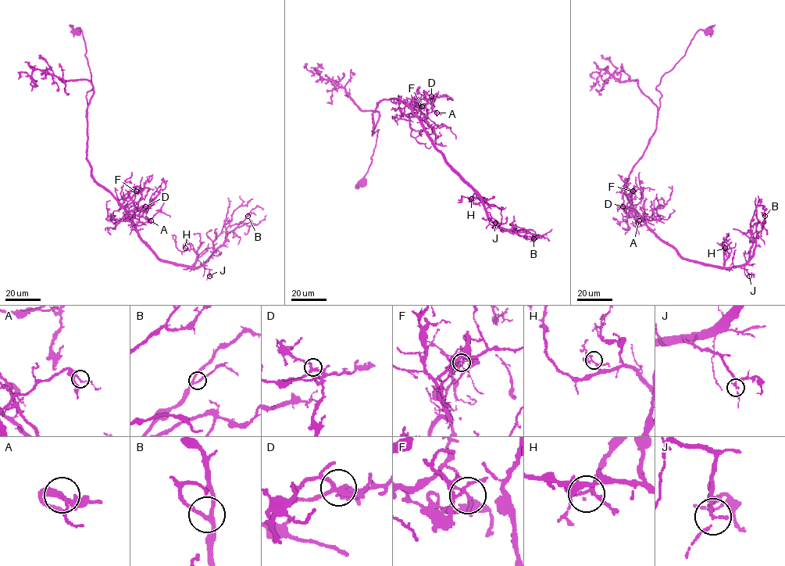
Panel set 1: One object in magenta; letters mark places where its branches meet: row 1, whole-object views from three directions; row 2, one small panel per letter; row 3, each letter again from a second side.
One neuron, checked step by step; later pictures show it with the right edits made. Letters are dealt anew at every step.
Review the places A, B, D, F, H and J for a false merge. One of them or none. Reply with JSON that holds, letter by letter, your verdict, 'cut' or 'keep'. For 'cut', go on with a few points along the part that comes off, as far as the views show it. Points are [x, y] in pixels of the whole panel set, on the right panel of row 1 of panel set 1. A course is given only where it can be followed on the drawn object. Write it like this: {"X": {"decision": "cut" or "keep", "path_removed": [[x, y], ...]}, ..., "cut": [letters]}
{"A": {"decision": "keep"}, "B": {"decision": "keep"}, "D": {"decision": "keep"}, "F": {"decision": "cut", "path_removed": [[633, 191], [627, 213], [623, 206], [621, 191], [625, 181], [622, 187]]}, "H": {"decision": "keep"}, "J": {"decision": "keep"}, "cut": ["F"]}

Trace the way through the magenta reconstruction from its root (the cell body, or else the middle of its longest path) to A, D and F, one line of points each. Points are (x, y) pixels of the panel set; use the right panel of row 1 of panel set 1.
A: (708, 31), (696, 33), (656, 87), (661, 95), (656, 130), (626, 184), (626, 196), (644, 224), (639, 220)
D: (708, 31), (696, 33), (685, 55), (656, 87), (661, 95), (656, 130), (626, 184), (629, 211), (622, 206)
F: (708, 31), (696, 33), (685, 55), (656, 87), (661, 95), (656, 130), (626, 184), (631, 205), (633, 191)

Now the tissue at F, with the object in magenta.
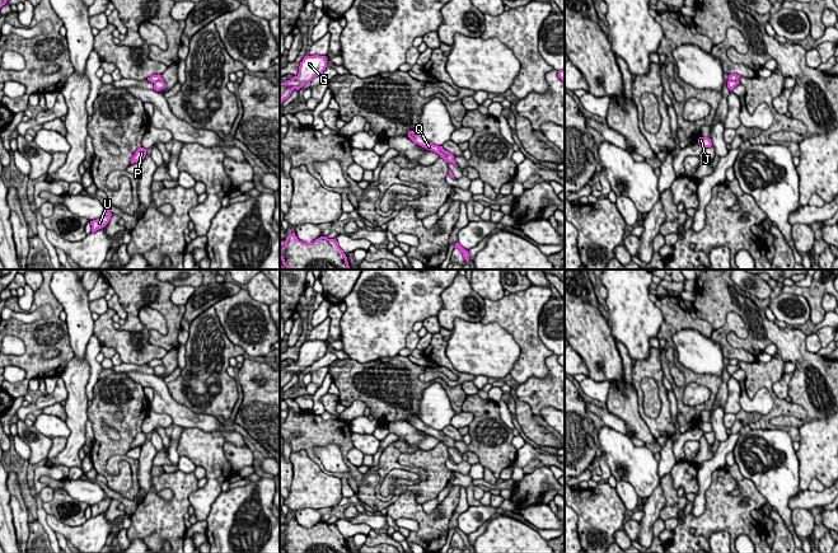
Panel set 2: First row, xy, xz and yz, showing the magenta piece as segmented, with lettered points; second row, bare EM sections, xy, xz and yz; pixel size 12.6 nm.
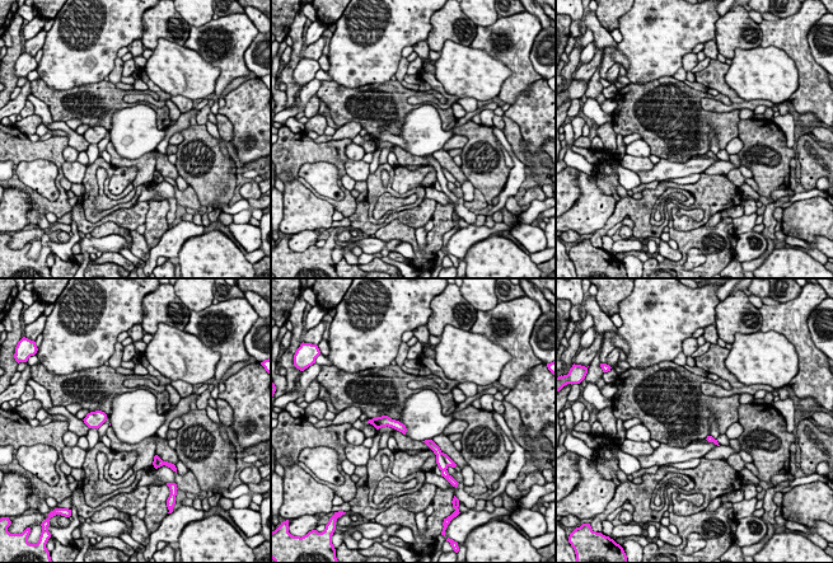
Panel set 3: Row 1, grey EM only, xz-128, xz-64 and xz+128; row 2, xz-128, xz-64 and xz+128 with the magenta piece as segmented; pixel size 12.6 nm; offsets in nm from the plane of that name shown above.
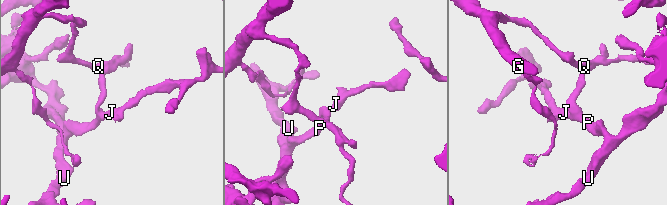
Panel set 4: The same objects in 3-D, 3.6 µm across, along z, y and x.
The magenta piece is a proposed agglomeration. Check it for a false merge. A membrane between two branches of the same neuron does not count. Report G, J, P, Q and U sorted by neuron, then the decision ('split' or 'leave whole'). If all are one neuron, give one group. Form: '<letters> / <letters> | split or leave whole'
G Q / J P U | split

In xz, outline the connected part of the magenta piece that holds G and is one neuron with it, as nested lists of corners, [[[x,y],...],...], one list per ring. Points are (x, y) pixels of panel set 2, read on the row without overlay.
[[[305,341],[299,351],[299,358],[291,365],[280,367],[280,390],[287,384],[294,374],[299,375],[306,367],[310,367],[314,362],[320,360],[327,352],[326,341]]]

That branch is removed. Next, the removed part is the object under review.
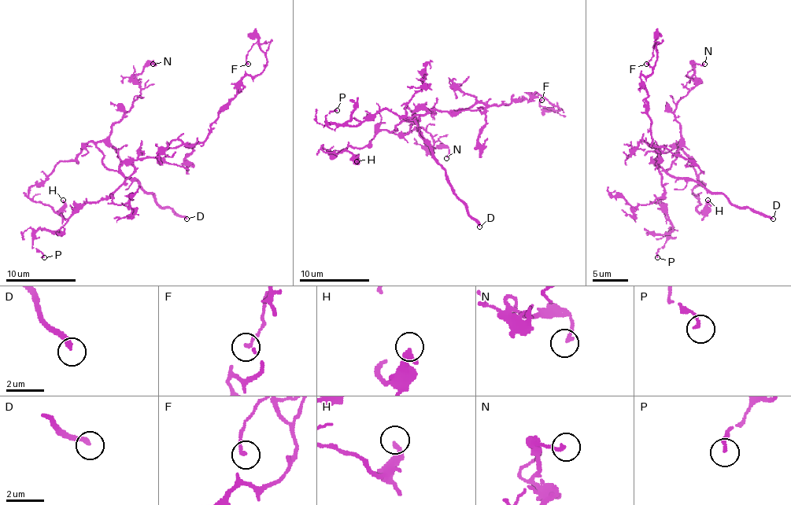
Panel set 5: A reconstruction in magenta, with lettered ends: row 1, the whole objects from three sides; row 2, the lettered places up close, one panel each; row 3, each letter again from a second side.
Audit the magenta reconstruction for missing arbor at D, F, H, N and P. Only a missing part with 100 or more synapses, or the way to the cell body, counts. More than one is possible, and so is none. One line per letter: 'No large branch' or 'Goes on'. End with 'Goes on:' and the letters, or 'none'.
D: Goes on
F: No large branch
H: No large branch
N: No large branch
P: No large branch
Goes on: D

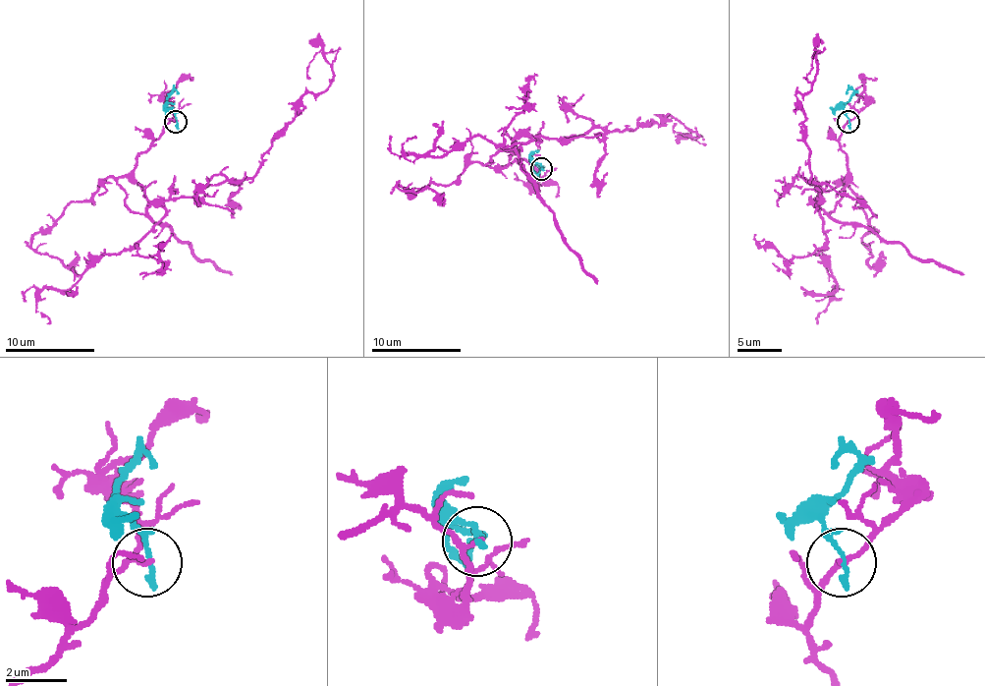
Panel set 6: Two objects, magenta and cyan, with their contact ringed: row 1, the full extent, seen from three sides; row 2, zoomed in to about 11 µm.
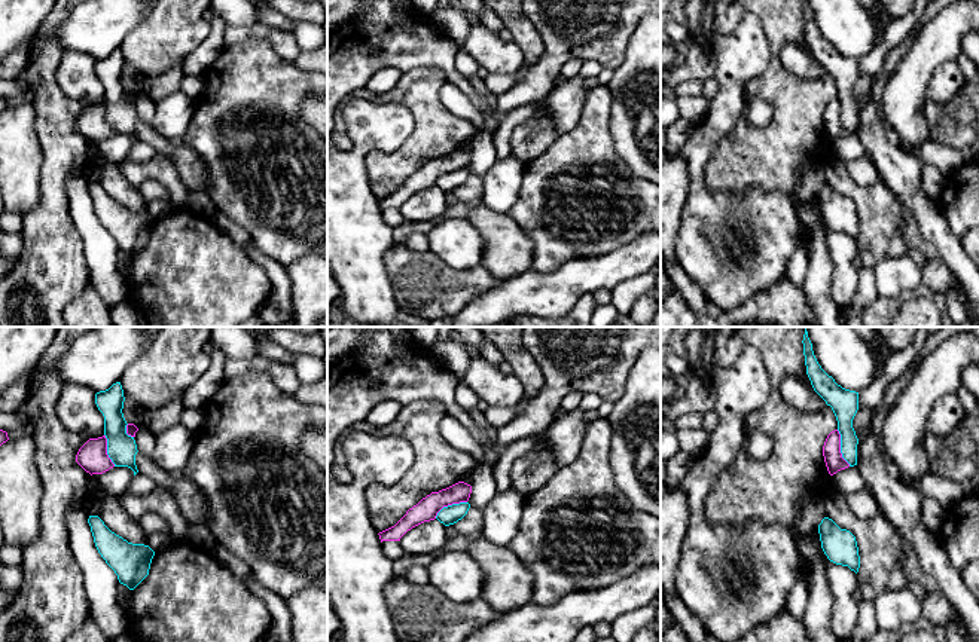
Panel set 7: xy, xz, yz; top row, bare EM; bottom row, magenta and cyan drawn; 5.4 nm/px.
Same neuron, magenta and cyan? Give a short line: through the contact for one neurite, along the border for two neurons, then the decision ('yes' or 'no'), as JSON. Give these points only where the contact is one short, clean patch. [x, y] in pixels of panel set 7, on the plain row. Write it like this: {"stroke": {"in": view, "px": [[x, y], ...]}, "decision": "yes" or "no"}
{"stroke": {"in": "yz", "px": [[836, 97], [841, 124], [850, 133]]}, "decision": "no"}

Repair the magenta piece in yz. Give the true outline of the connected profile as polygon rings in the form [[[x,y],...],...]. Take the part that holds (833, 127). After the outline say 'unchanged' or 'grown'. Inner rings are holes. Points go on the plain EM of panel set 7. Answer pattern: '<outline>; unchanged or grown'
[[[838,97],[827,103],[823,113],[823,123],[830,143],[850,134],[841,120],[841,101]]]; unchanged

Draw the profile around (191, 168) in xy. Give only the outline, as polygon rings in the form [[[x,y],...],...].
[[[170,141],[164,146],[165,155],[177,168],[180,181],[189,192],[208,195],[208,171],[199,155],[182,141]]]

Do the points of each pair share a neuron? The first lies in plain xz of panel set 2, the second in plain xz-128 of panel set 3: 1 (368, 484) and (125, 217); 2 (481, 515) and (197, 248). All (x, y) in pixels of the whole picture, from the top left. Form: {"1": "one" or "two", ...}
{"1": "one", "2": "two"}

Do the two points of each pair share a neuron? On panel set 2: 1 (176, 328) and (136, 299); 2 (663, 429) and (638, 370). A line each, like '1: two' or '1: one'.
1: one
2: one

